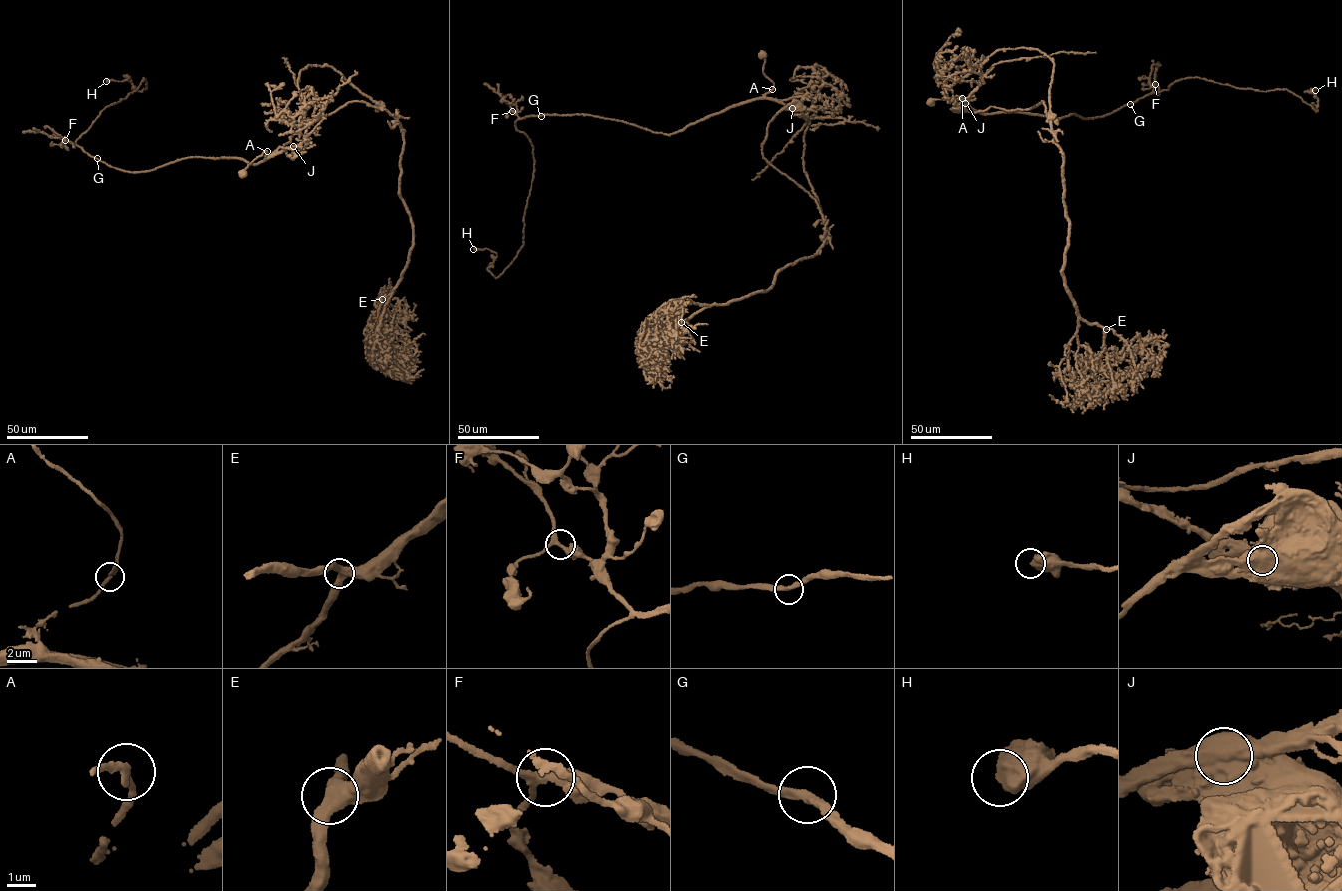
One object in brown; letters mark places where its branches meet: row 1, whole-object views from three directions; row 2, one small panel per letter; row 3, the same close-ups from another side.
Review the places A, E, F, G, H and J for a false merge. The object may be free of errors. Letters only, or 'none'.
J

